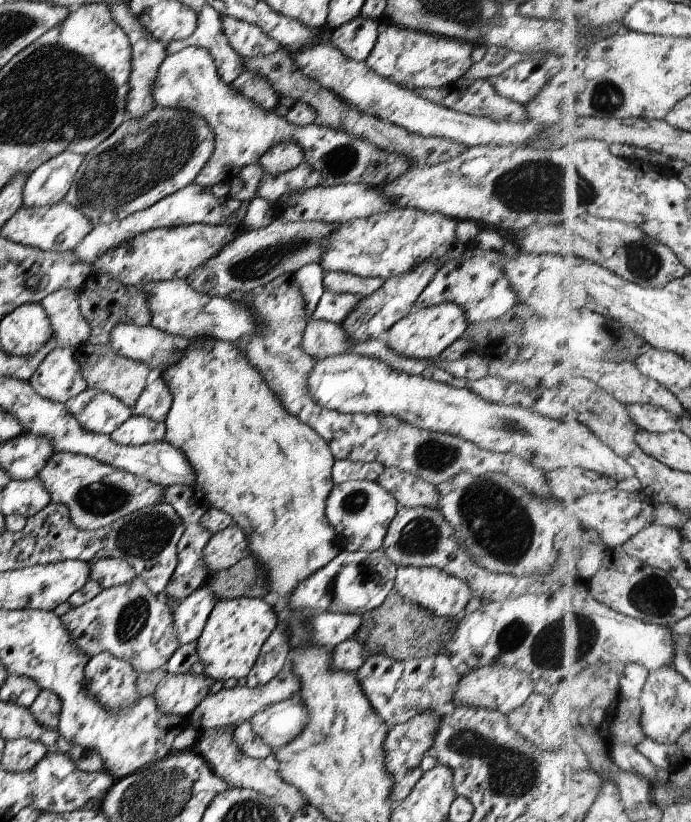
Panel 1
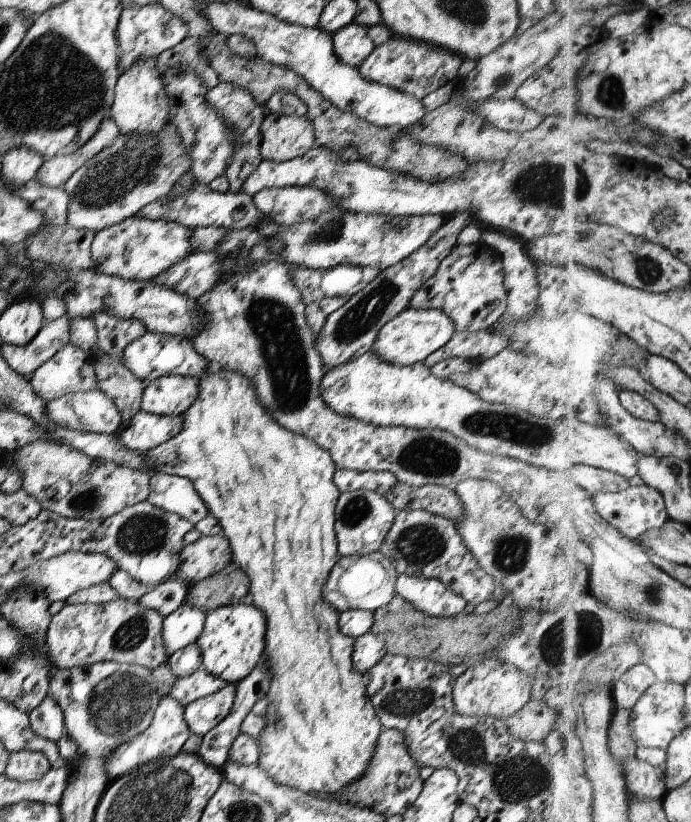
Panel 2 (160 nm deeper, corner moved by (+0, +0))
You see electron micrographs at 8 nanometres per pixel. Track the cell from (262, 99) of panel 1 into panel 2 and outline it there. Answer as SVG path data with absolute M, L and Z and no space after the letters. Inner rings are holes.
M217 83L204 94L204 100L211 106L219 118L227 127L232 129L232 140L236 143L233 147L228 165L225 167L224 175L229 183L229 191L241 191L240 186L244 178L259 164L262 159L260 147L260 124L266 114L264 105L258 105L250 95L249 90L240 89L227 83Z

